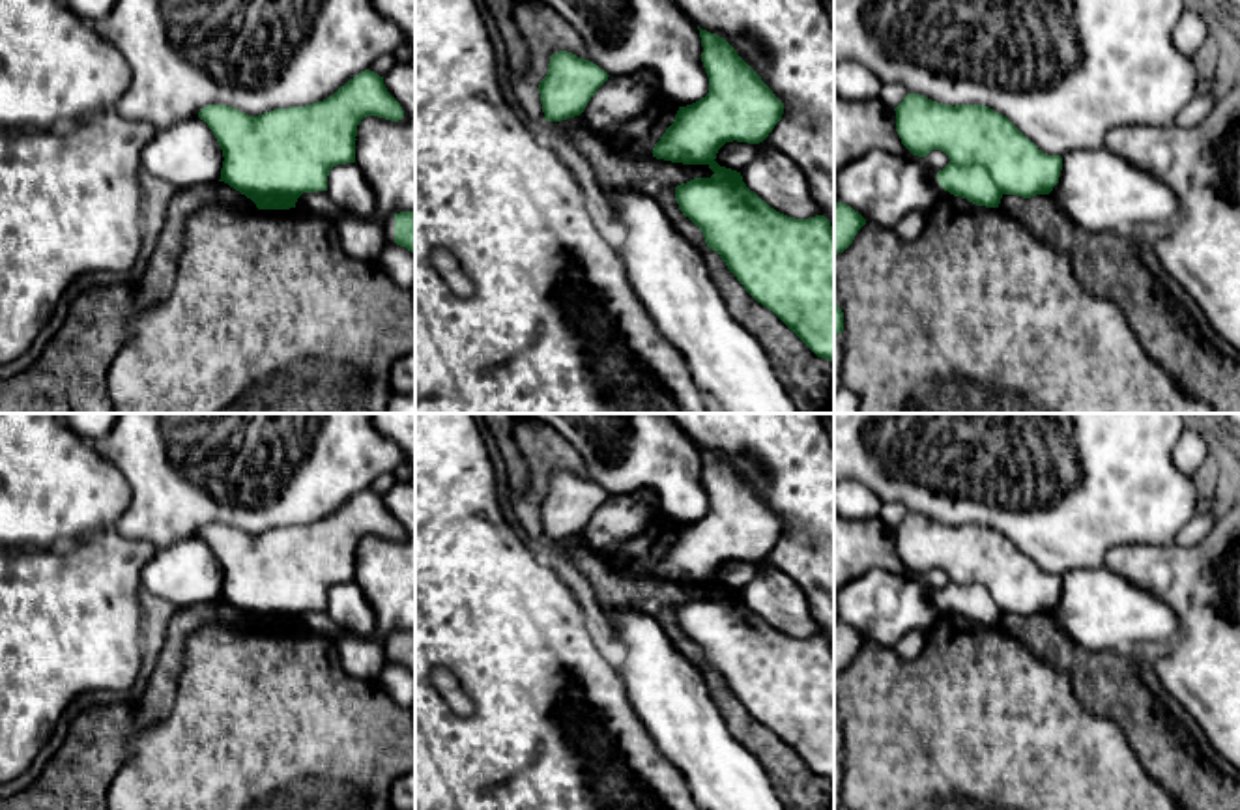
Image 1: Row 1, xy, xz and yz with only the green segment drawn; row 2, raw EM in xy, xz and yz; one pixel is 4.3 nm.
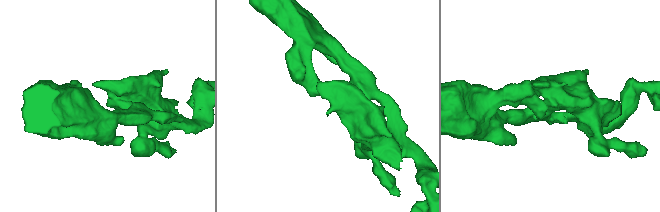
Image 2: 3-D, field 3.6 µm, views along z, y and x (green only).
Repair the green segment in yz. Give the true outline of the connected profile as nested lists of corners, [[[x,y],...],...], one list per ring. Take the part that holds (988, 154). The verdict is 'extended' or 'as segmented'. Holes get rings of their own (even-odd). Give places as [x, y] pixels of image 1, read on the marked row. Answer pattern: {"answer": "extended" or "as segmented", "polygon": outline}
{"answer": "as segmented", "polygon": [[[907,94],[896,110],[901,144],[918,157],[941,150],[950,163],[937,172],[939,185],[976,206],[999,208],[1004,195],[1031,198],[1049,195],[1062,170],[1060,155],[1044,153],[1006,116],[984,105],[943,105],[920,94]]]}

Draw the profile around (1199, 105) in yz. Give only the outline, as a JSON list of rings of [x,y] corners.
[[[1214,92],[1195,94],[1178,112],[1175,123],[1186,129],[1199,125],[1216,107]]]

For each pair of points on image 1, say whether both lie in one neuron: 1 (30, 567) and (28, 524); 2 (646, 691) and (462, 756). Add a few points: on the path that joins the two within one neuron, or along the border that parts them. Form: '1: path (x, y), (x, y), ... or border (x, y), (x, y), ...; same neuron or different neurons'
1: border (36, 547), (43, 549); different neurons
2: border (618, 674), (629, 704), (651, 734); different neurons

